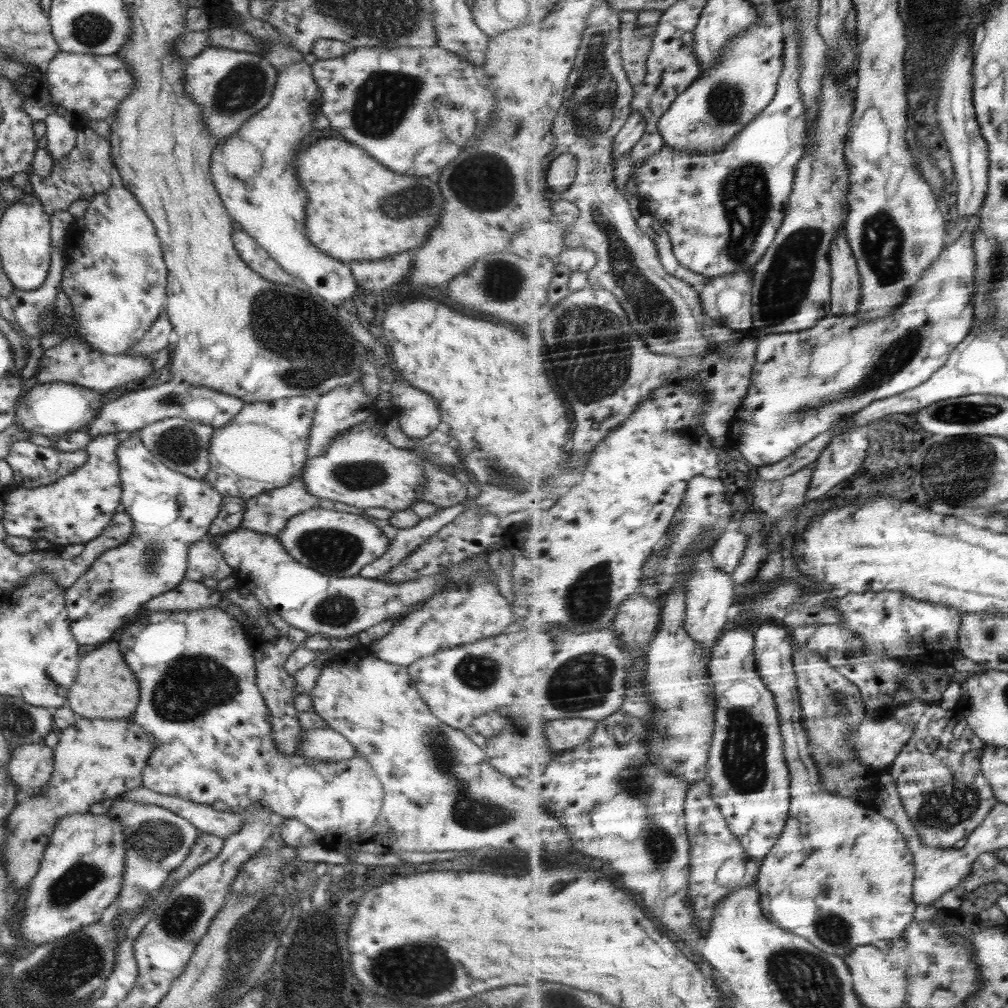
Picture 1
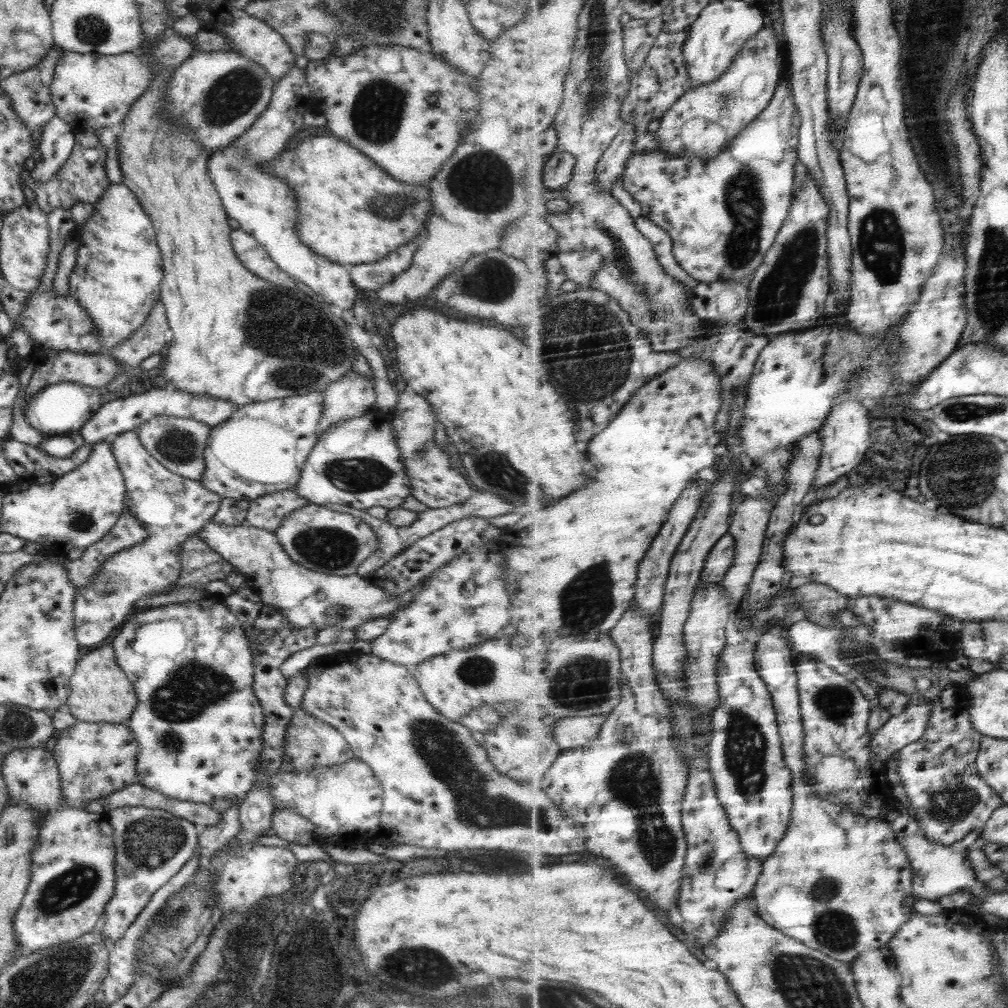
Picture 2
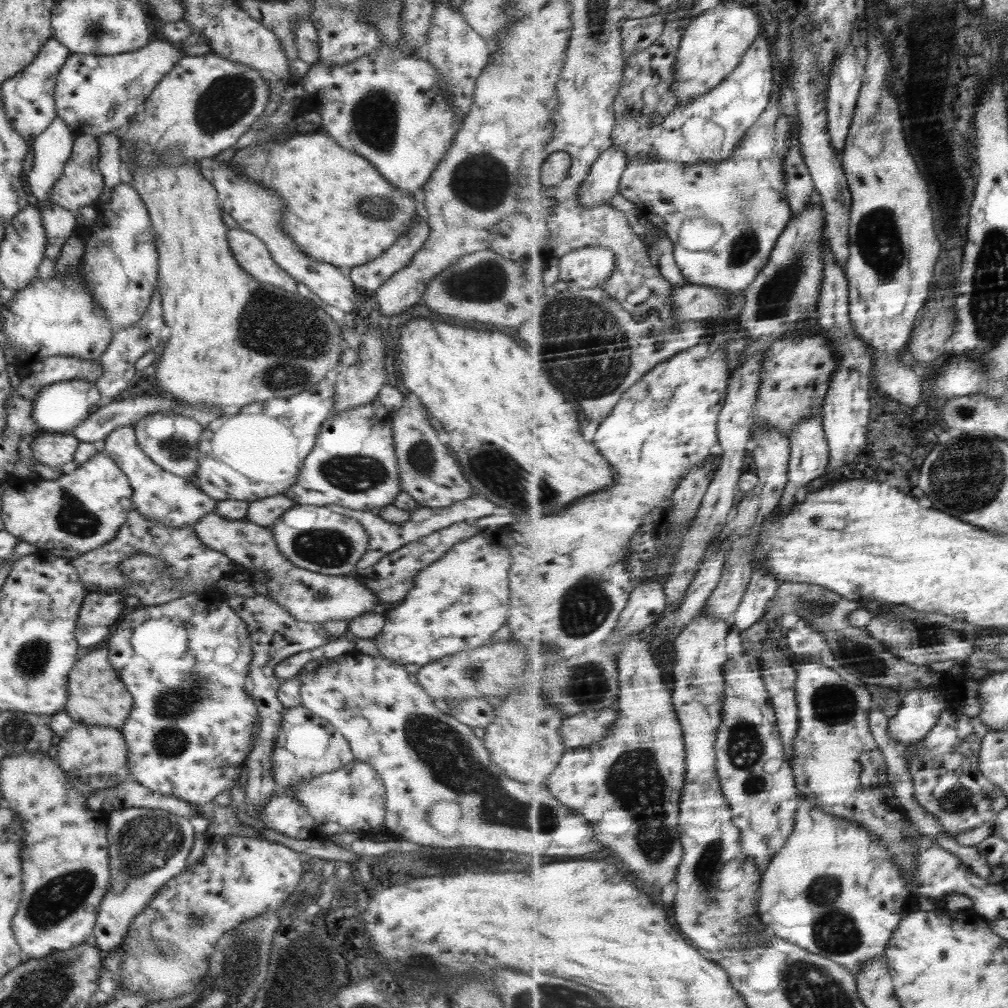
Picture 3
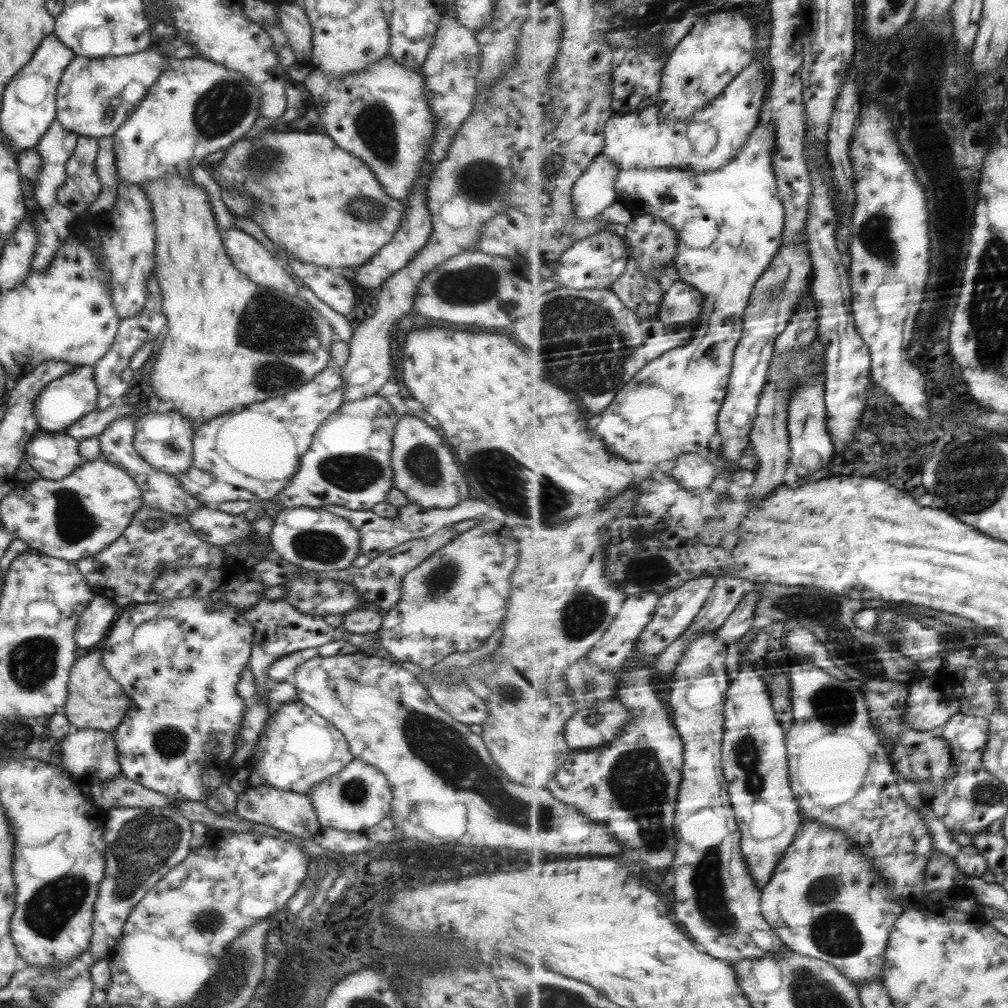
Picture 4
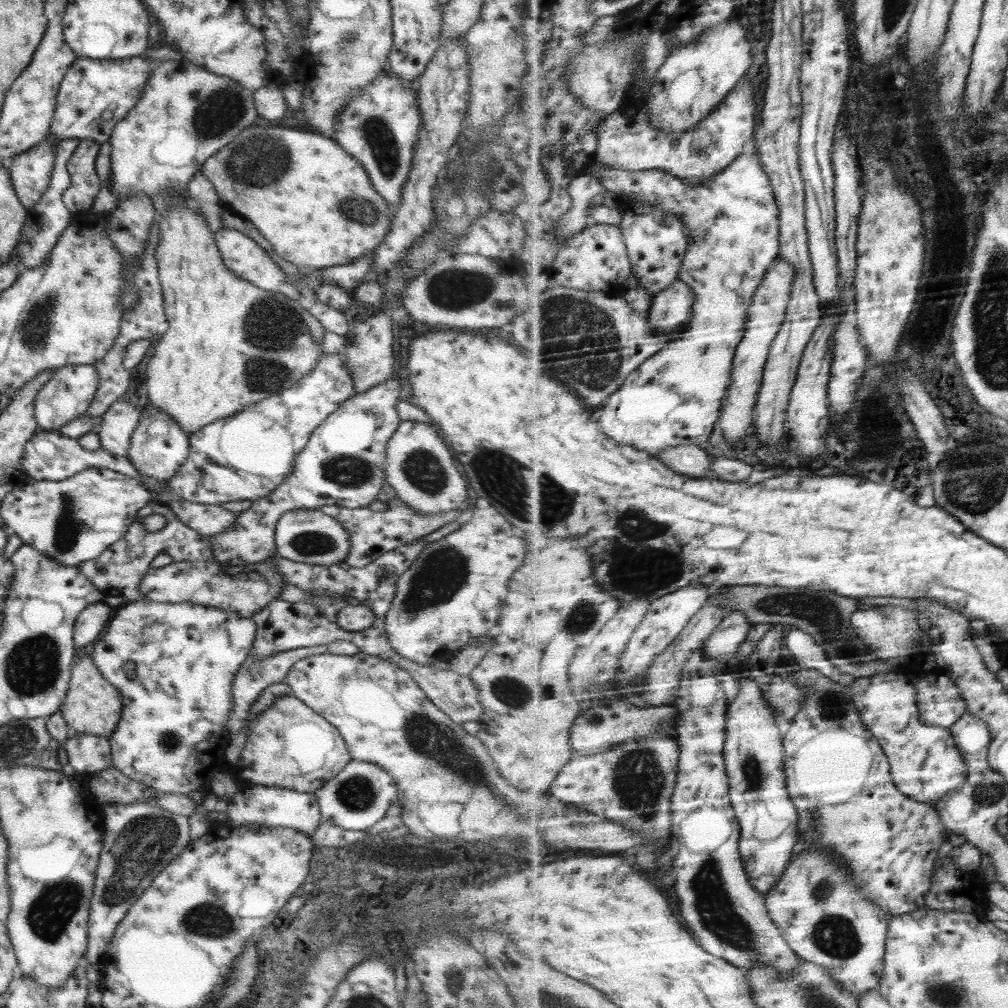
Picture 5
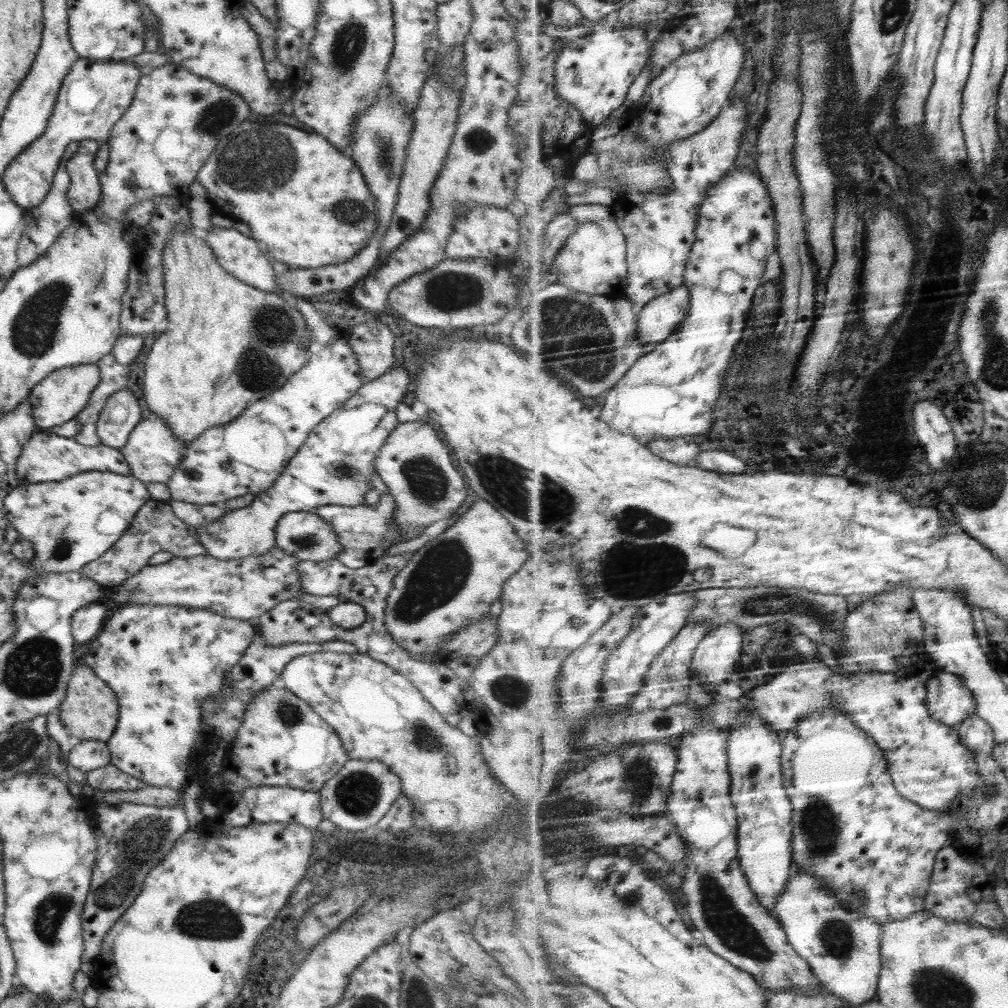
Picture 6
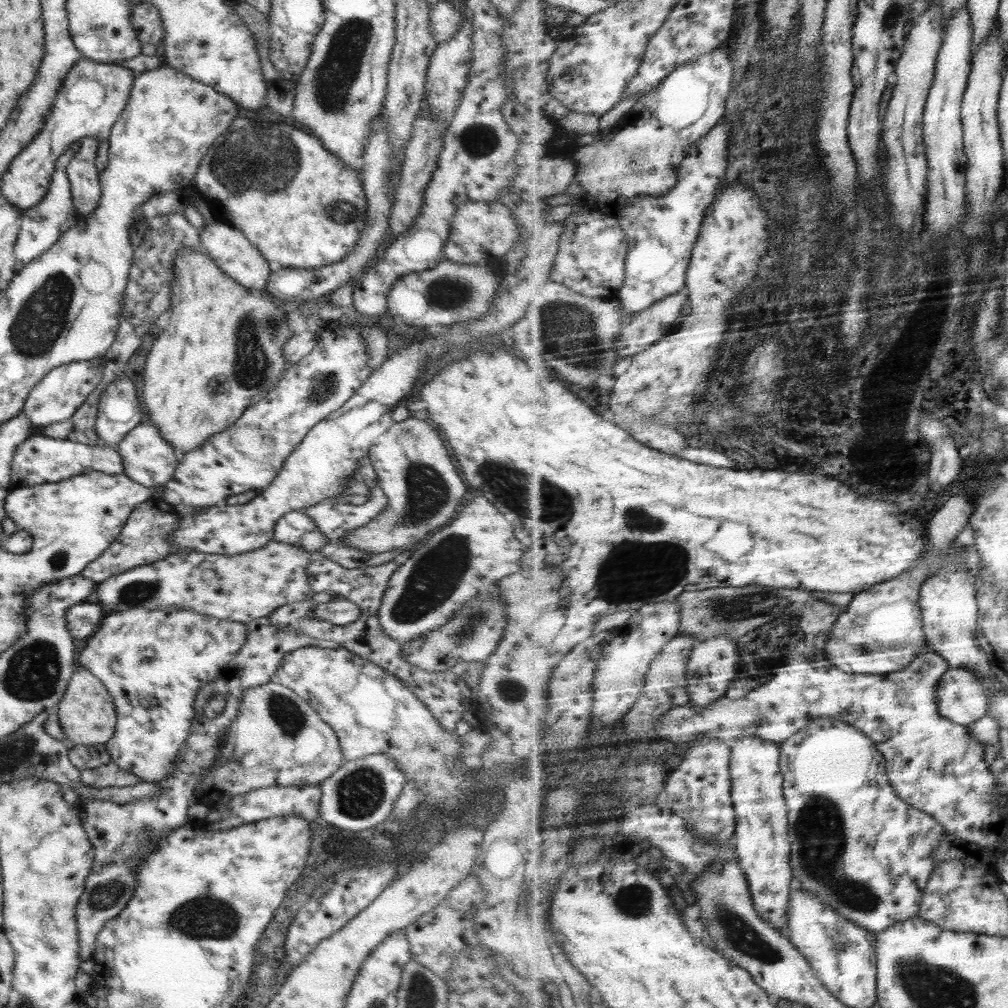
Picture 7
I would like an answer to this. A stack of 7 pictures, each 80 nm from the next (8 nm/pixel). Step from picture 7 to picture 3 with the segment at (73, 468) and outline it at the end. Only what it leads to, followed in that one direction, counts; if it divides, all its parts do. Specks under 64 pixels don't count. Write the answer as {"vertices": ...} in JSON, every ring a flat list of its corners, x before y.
{"vertices":[[38,430,31,443,32,456,42,464,62,468,65,472,73,463,80,441,71,432,44,433]]}

